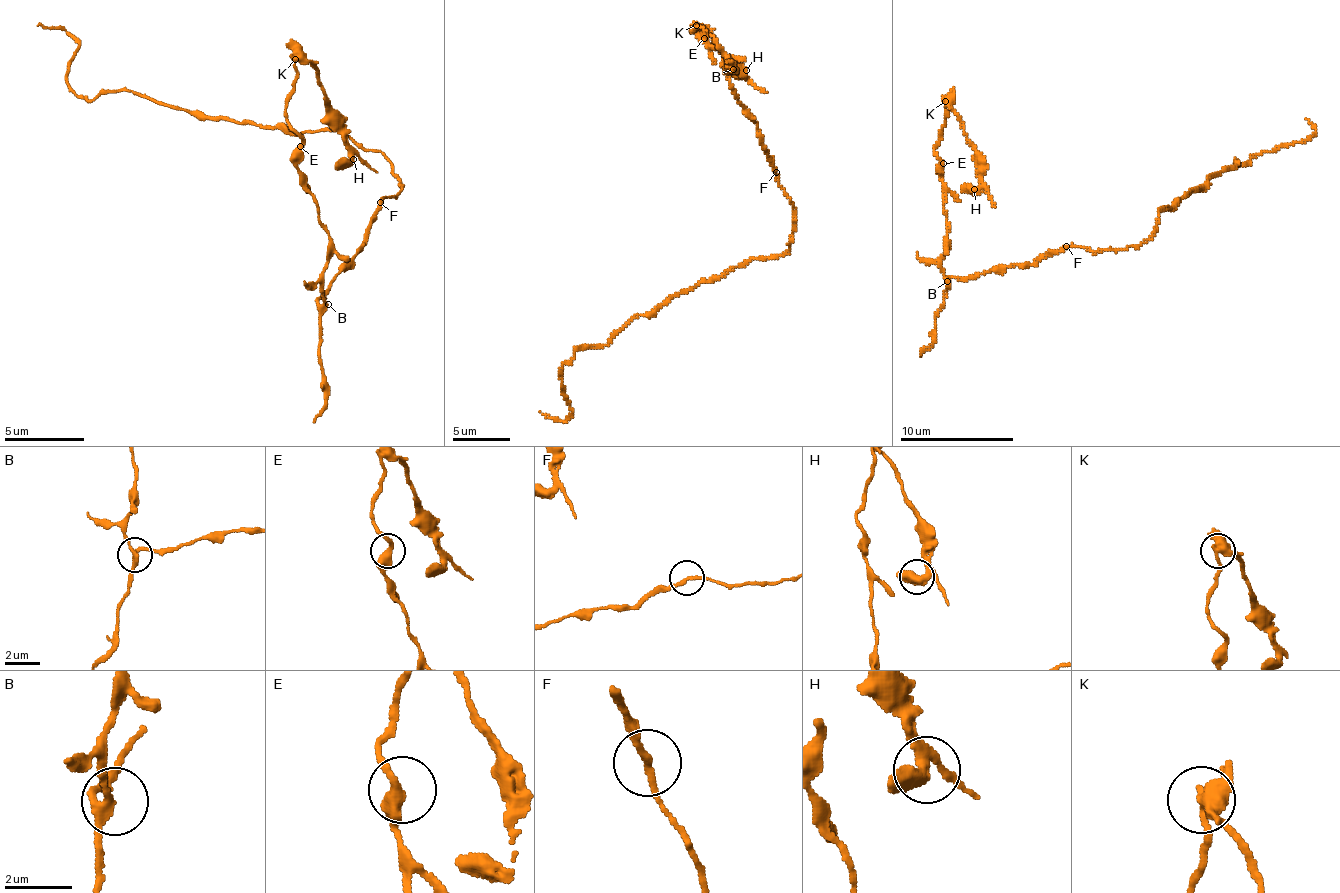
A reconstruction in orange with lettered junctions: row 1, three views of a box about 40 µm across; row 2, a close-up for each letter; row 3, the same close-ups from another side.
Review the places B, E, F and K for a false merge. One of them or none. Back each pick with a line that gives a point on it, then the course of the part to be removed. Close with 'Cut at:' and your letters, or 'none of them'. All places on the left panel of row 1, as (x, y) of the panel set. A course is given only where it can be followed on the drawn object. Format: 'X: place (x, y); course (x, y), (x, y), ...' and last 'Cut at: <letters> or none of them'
K: place (295, 59); course (296, 60), (314, 71), (333, 112), (333, 127), (345, 143), (379, 171)
Cut at: K

